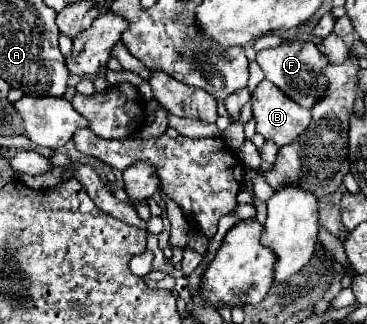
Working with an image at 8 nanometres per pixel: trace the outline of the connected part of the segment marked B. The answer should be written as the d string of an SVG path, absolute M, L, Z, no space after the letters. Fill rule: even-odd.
M262 81L254 89L252 111L256 119L256 133L272 141L278 149L296 141L312 119L308 109L294 103L270 81Z

